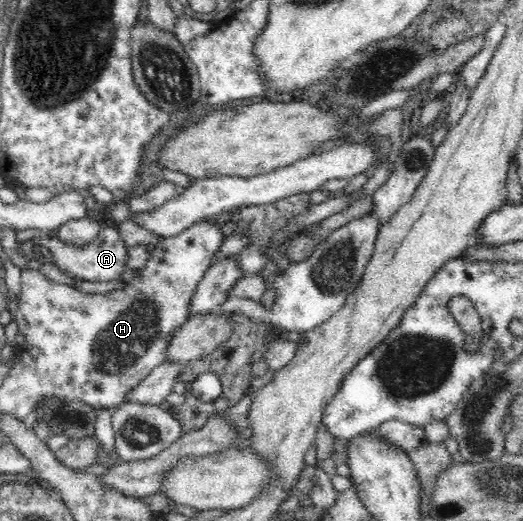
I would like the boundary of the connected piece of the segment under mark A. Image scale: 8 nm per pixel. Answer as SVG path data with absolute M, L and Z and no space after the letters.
M103 226L98 238L85 247L77 247L70 243L63 243L54 235L40 236L27 243L24 248L30 252L31 247L45 247L53 253L55 265L67 276L75 280L95 282L108 282L118 280L128 270L128 247L125 246L119 230L114 226Z

